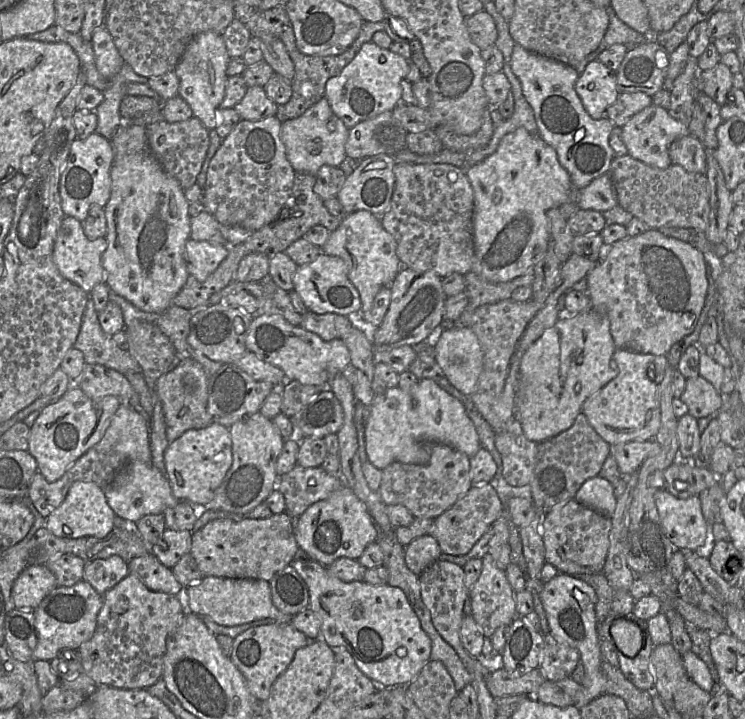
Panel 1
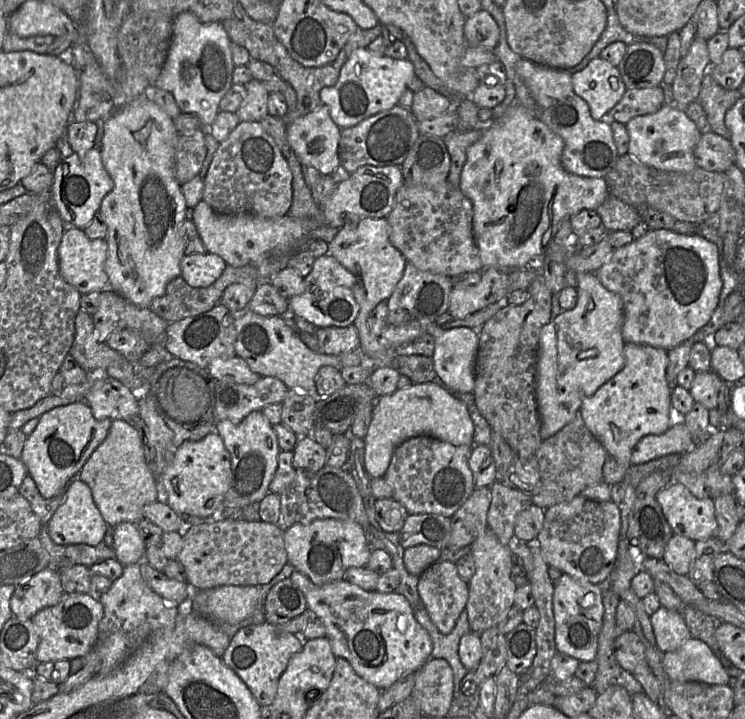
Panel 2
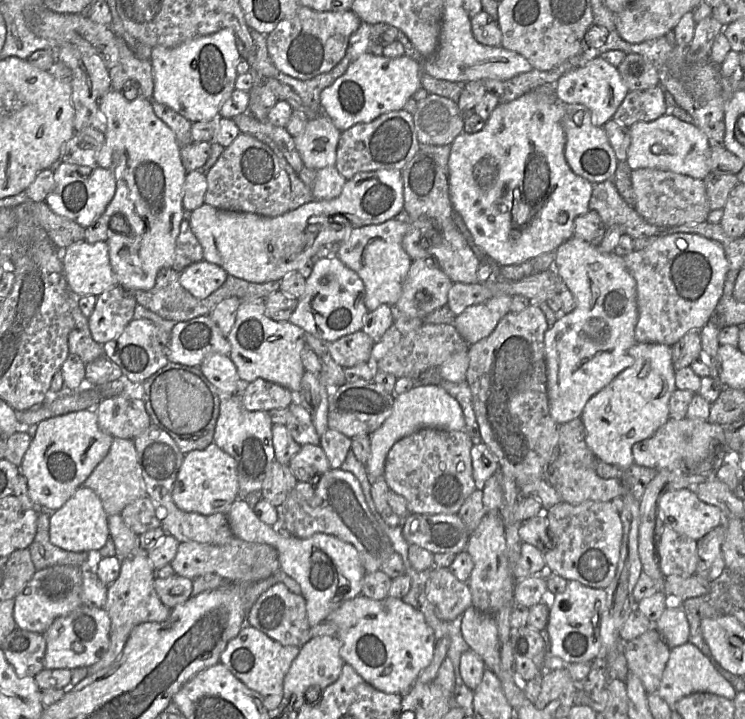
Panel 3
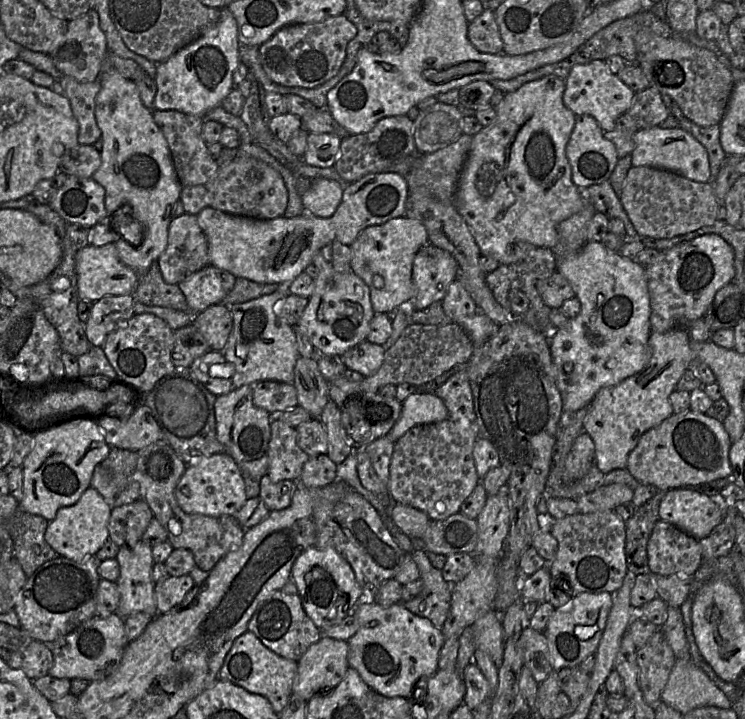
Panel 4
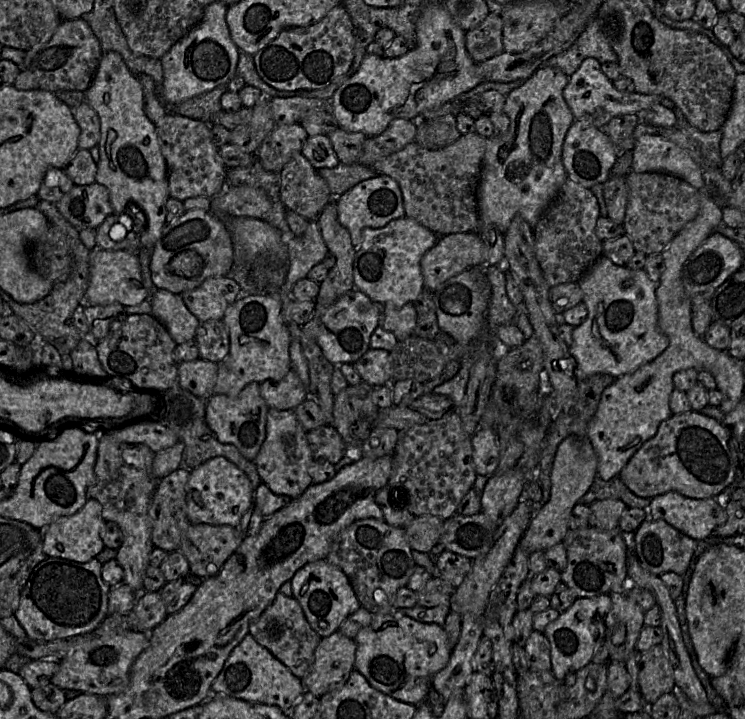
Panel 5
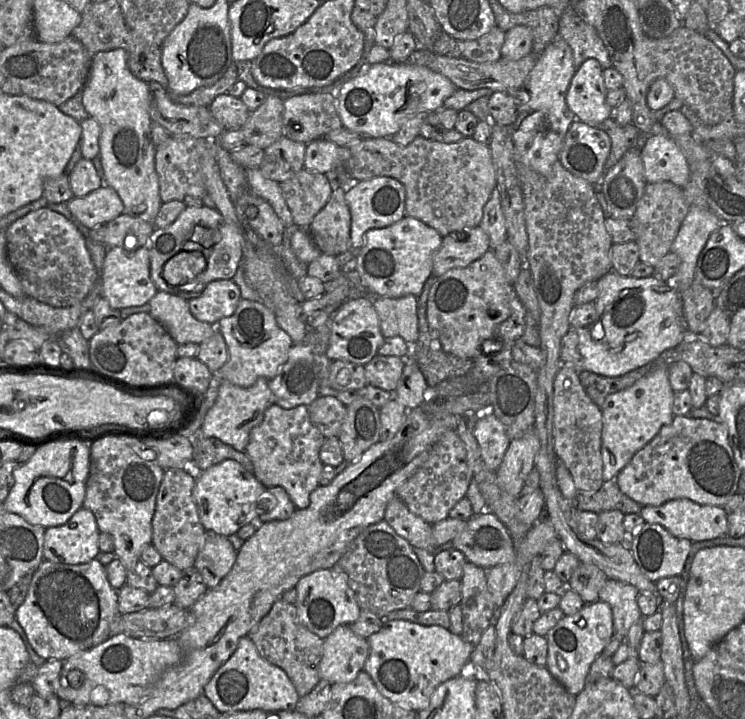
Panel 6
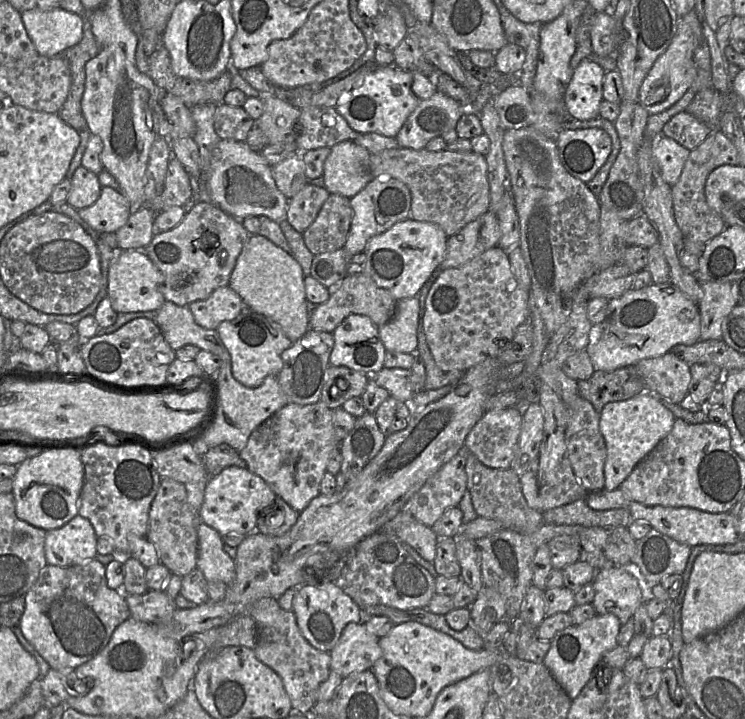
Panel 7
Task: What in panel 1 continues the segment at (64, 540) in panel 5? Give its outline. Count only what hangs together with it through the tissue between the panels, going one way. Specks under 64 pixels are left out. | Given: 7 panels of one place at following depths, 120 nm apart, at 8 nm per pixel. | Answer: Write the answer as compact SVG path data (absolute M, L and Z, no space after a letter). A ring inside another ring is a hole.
M76 481L60 506L46 518L44 527L60 538L96 537L102 539L114 529L115 517L114 511L107 503L104 489L94 482Z

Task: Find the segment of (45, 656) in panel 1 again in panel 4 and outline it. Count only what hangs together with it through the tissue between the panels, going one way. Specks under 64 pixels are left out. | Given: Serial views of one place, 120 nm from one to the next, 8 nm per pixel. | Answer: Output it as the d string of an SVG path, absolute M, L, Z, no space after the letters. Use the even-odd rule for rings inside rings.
M115 613L108 617L94 616L58 640L45 643L49 645L54 658L48 674L51 677L69 680L103 680L117 668L128 643L124 619Z

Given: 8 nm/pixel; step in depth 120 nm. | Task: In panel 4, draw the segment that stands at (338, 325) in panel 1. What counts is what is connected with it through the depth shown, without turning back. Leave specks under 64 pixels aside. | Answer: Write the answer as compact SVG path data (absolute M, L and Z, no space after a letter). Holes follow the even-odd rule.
M367 339L350 348L340 356L344 365L365 378L373 375L382 365L386 349Z

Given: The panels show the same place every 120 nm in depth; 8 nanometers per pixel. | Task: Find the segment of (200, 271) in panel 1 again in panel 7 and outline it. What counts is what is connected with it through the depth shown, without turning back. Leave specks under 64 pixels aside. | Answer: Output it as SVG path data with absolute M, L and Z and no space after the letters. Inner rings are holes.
M227 285L218 287L208 298L192 302L188 307L199 326L217 330L220 323L236 319L242 313L244 303Z

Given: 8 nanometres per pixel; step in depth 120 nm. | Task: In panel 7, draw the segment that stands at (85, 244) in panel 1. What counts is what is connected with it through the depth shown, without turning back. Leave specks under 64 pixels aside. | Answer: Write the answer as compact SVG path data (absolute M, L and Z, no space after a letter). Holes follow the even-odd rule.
M119 250L109 266L107 297L111 307L116 313L157 311L165 302L160 292L162 274L153 264L145 251L141 250Z

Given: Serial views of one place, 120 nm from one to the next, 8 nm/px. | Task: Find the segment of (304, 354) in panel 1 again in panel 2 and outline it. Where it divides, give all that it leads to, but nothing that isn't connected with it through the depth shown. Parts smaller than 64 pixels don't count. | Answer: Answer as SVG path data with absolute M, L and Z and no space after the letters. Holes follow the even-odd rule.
M250 310L235 315L236 339L235 355L244 359L249 368L262 376L281 380L288 389L298 389L303 393L315 393L315 375L322 366L332 366L338 370L345 366L374 368L374 360L361 349L338 355L328 355L312 351L294 332L289 322L282 316L262 316Z

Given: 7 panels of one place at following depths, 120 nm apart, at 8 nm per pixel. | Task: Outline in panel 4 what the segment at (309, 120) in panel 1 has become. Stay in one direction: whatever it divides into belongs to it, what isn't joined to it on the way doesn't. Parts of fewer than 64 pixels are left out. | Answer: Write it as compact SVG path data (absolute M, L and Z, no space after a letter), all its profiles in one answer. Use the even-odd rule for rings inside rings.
M308 133L303 161L311 166L330 168L340 153L341 138L331 133Z

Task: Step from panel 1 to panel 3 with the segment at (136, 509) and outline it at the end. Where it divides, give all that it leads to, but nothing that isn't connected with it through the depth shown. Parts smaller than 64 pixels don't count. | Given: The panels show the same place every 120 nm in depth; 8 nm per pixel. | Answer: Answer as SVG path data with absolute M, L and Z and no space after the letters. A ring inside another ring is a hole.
M114 438L106 457L95 467L82 486L92 489L100 498L107 516L120 515L133 501L147 496L142 471L132 439Z

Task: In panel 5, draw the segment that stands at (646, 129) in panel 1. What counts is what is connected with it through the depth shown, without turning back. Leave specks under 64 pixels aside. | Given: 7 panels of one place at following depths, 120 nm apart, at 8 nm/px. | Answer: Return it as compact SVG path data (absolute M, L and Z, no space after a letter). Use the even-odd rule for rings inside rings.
M645 134L636 139L632 171L666 173L703 190L702 170L681 147L660 135Z

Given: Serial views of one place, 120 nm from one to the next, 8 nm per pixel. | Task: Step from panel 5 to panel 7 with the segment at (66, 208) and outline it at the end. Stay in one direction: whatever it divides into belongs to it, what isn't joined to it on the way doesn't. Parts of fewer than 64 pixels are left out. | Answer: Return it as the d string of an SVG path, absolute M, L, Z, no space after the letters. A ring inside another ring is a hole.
M102 187L98 199L77 212L96 232L115 233L126 224L133 210L130 202L119 189Z

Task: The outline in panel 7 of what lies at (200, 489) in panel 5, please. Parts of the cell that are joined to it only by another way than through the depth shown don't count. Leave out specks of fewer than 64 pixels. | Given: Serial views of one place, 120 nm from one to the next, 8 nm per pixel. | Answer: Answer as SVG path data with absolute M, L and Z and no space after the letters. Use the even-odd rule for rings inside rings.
M230 466L208 479L199 517L204 524L216 530L221 536L248 535L256 530L259 513L271 505L275 498L276 494L259 476L247 468Z

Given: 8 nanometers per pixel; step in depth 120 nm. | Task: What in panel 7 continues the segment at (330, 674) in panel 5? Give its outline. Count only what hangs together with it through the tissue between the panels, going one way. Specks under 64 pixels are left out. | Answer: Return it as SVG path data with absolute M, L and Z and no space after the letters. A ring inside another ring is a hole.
M348 623L329 652L331 670L342 677L371 669L382 656L379 637L371 633L365 623Z

